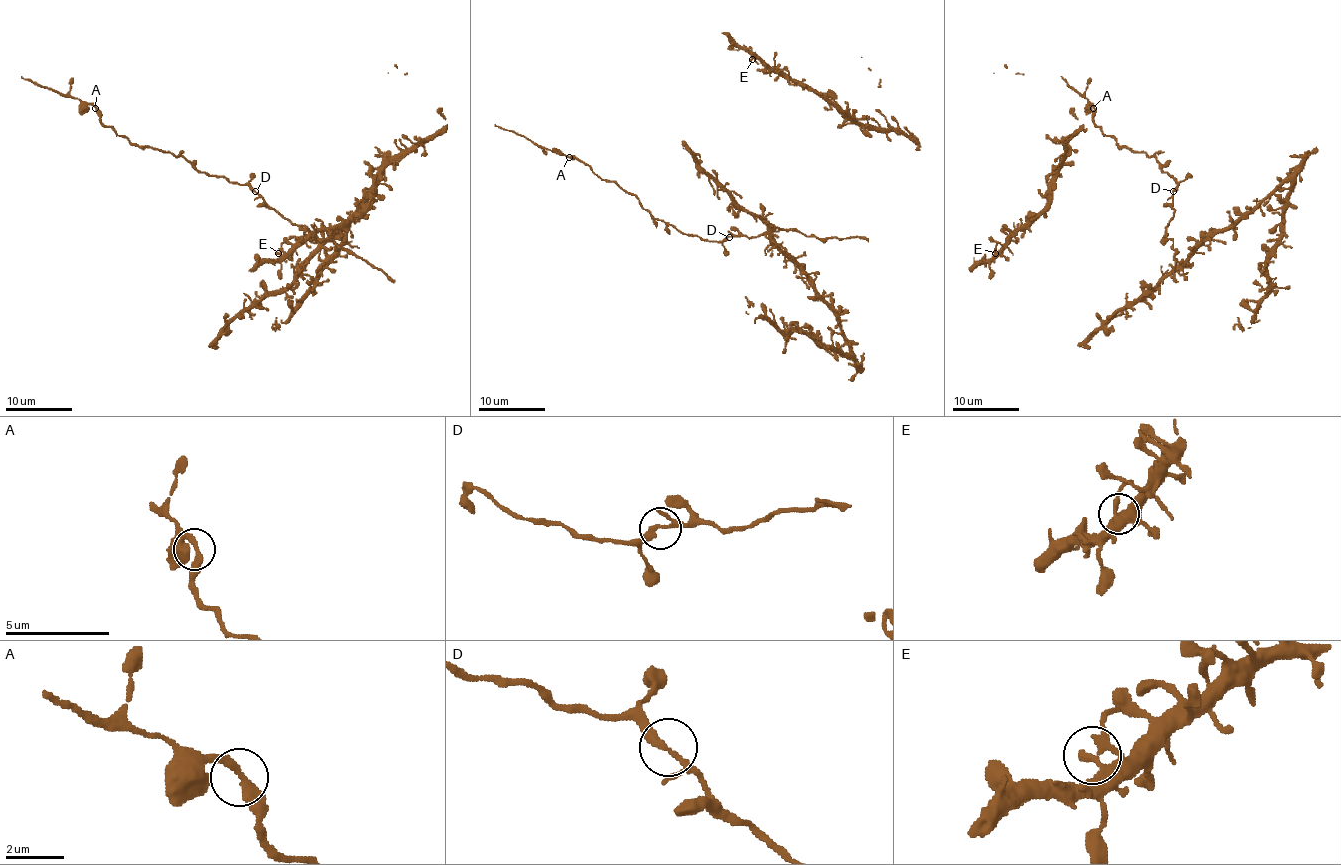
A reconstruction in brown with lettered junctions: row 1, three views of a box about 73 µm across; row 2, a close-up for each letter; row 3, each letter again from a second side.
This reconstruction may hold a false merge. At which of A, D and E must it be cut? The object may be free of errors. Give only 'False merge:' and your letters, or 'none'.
False merge: none

